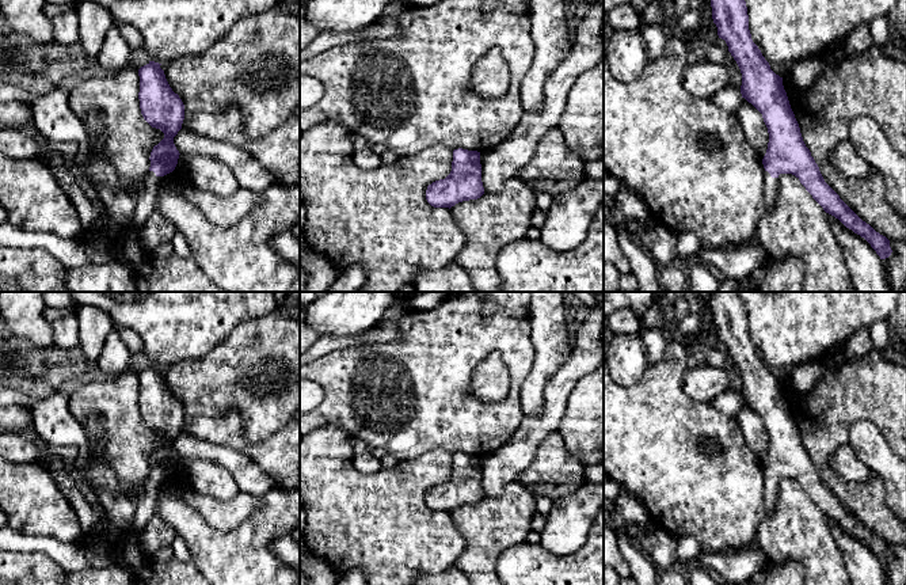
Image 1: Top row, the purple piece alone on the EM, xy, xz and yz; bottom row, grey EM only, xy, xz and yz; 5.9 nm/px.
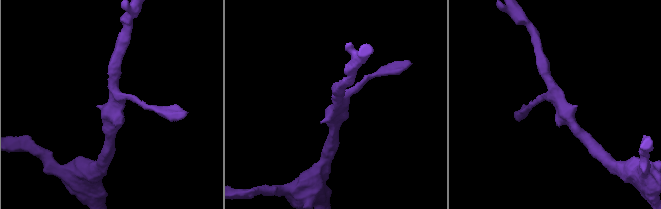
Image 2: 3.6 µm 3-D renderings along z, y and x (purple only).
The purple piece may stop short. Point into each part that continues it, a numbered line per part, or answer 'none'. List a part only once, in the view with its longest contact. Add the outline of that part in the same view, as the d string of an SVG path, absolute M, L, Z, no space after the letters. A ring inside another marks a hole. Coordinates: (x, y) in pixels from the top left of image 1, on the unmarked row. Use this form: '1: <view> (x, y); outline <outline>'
1: xy (128, 554); outline M153 475L146 478L145 493L134 505L134 521L132 528L123 532L121 544L115 548L115 563L130 571L133 575L137 575L146 565L137 543L137 535L153 517L157 489L160 486L161 480L157 480Z

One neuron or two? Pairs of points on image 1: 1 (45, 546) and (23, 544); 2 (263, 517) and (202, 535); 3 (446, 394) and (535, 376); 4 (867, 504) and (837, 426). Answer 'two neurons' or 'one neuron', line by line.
1: one neuron
2: one neuron
3: two neurons
4: one neuron

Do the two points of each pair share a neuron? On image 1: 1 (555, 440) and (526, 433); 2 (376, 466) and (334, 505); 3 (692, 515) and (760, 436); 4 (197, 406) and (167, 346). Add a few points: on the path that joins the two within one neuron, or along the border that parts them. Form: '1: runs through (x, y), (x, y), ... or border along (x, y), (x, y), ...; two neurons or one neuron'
1: border along (558, 430), (540, 441), (529, 466); two neurons
2: border along (353, 459), (362, 473), (384, 467); two neurons
3: border along (737, 420), (745, 443), (761, 463); two neurons
4: border along (206, 354), (170, 364), (164, 369); two neurons

